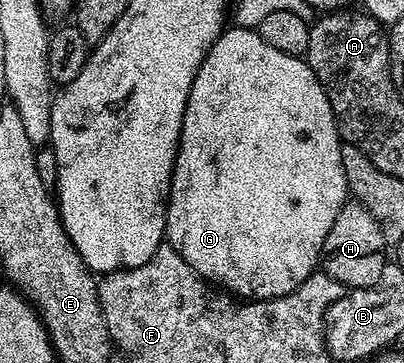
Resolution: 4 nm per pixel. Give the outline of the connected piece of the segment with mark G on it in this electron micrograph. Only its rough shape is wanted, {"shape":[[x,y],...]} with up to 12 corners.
{"shape":[[232,25],[185,104],[166,245],[243,300],[349,200],[300,55]]}

